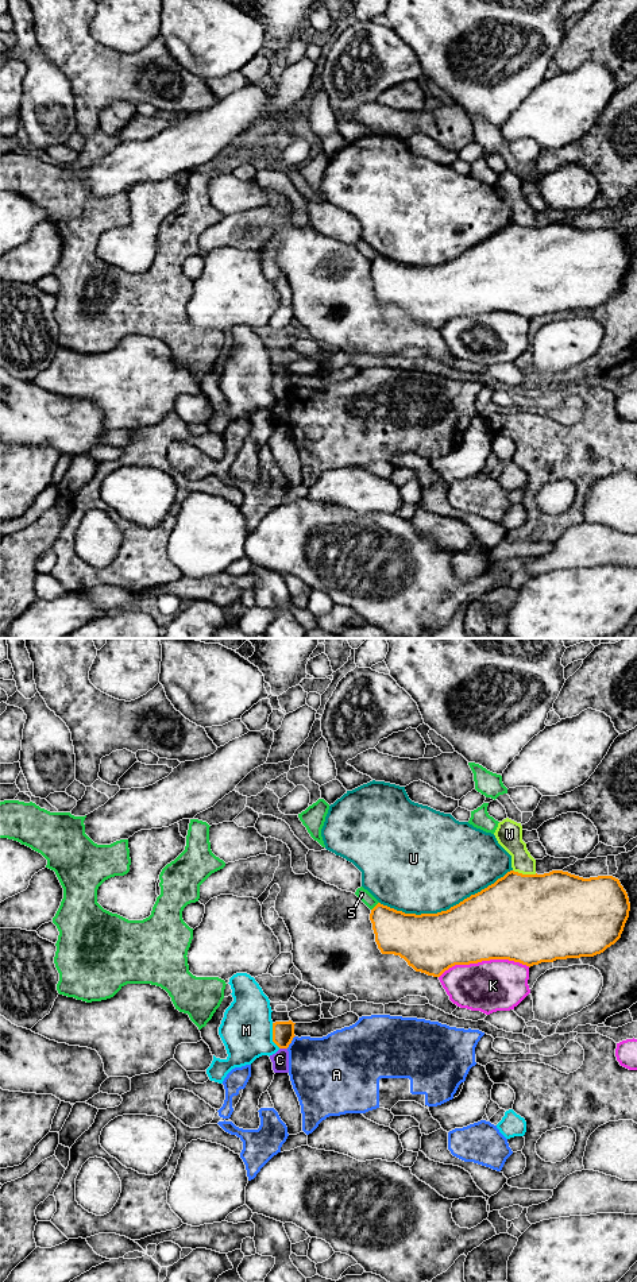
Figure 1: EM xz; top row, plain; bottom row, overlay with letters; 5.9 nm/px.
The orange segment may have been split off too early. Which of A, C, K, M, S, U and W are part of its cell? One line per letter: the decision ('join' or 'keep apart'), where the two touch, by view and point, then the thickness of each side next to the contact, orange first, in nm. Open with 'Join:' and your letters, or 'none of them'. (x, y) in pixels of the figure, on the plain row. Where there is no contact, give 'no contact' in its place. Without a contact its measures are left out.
Join: none of them
A: keep apart; contact xz (290, 394); calibres 130 and 380 nm
C: keep apart; contact xz (284, 400); calibres 130 and 100 nm
K: keep apart; contact xz (483, 312); calibres 440 and 300 nm
M: keep apart; contact xz (273, 387); calibres 130 and 320 nm
S: keep apart; contact xz (375, 258); calibres 260 and 70 nm
U: keep apart; contact xz (447, 262); calibres 400 and 480 nm
W: keep apart; contact xz (525, 227); calibres 500 and 150 nm

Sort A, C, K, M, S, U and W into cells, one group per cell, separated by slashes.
A / C / K / M / S / U / W

